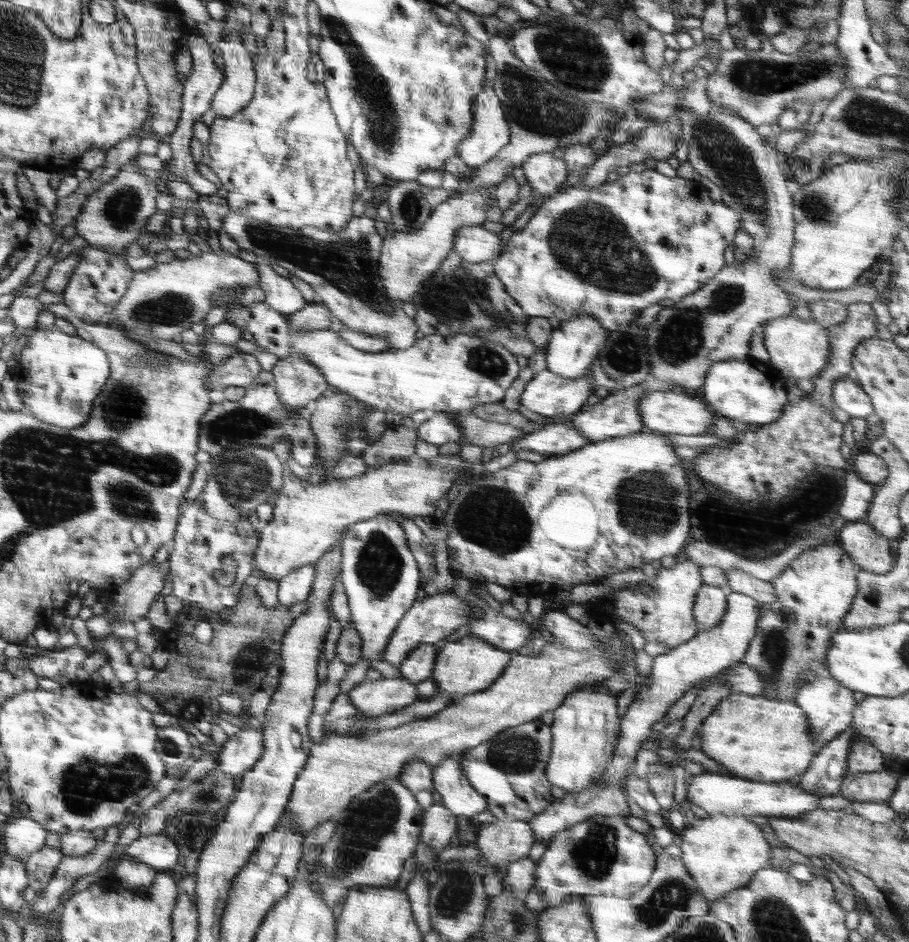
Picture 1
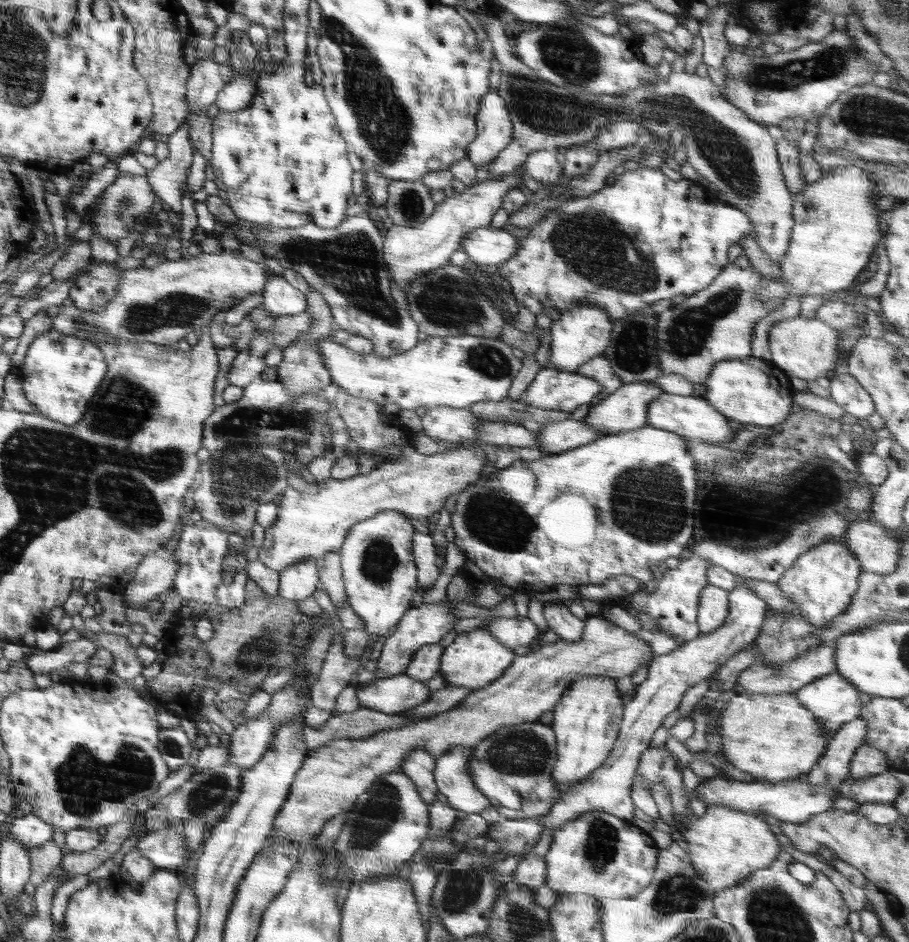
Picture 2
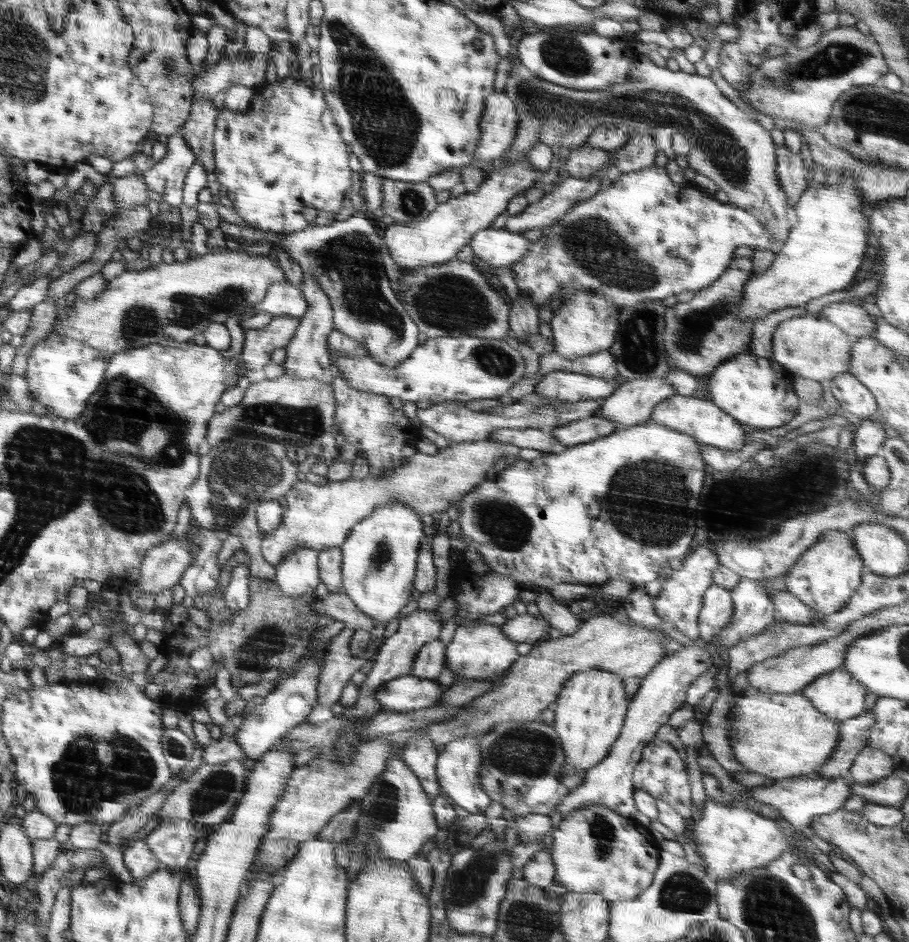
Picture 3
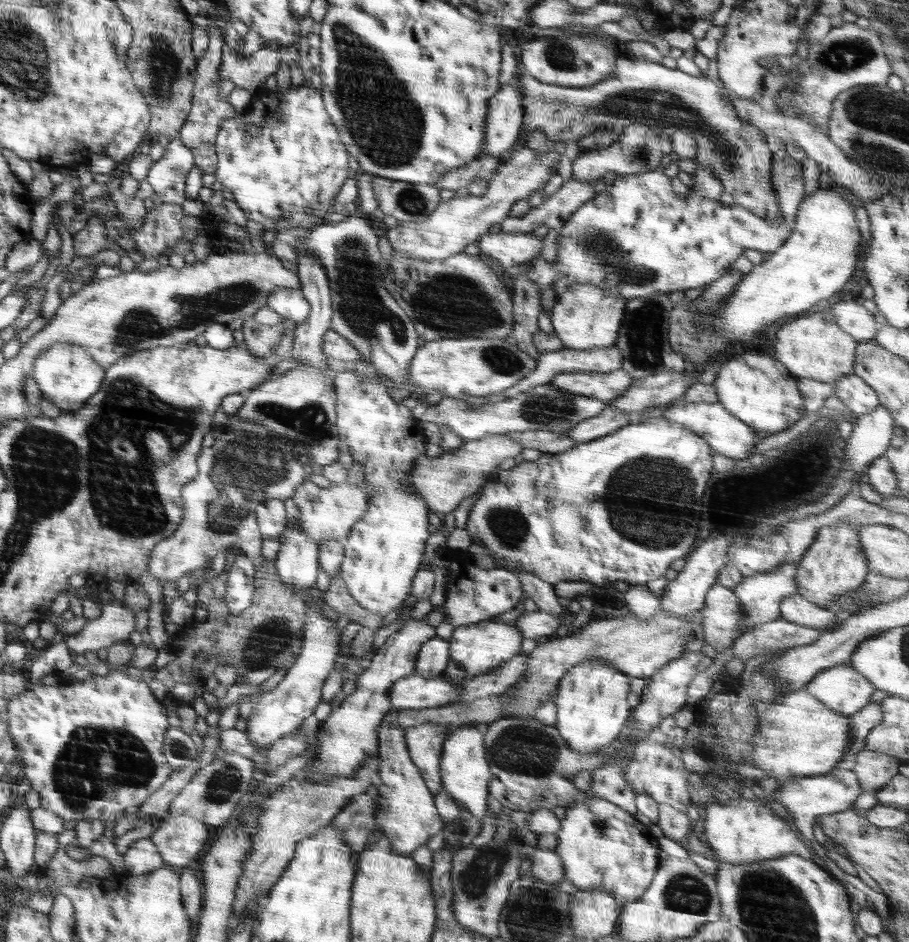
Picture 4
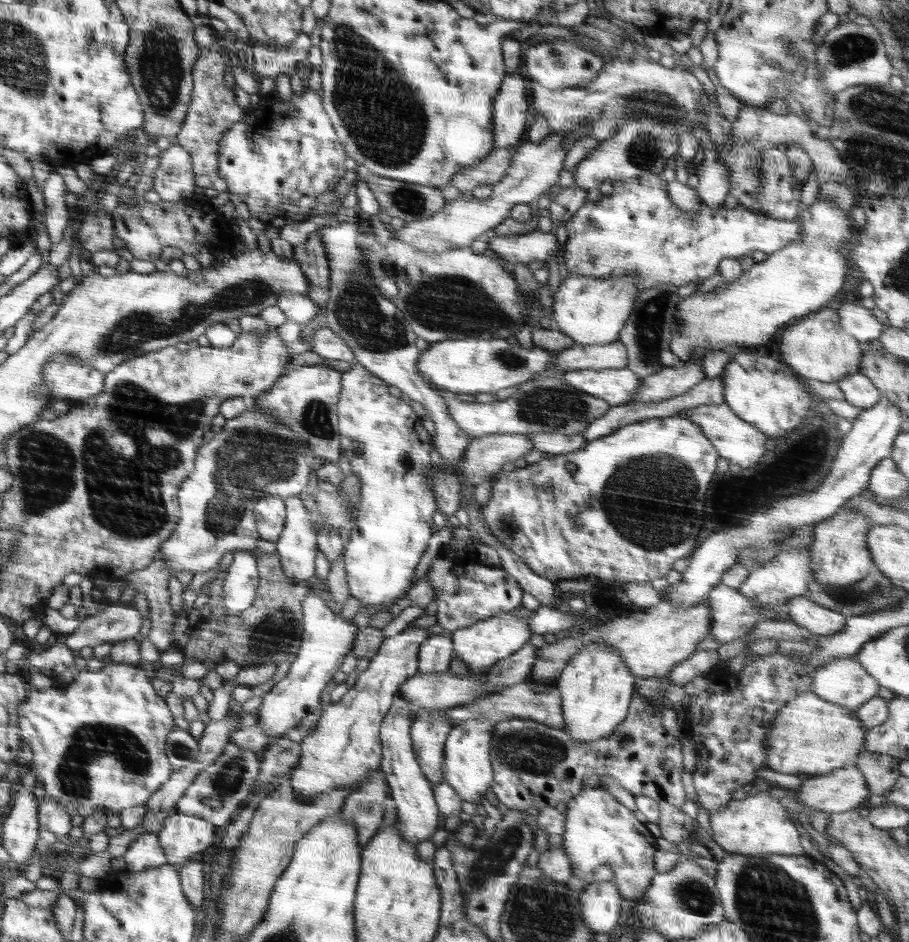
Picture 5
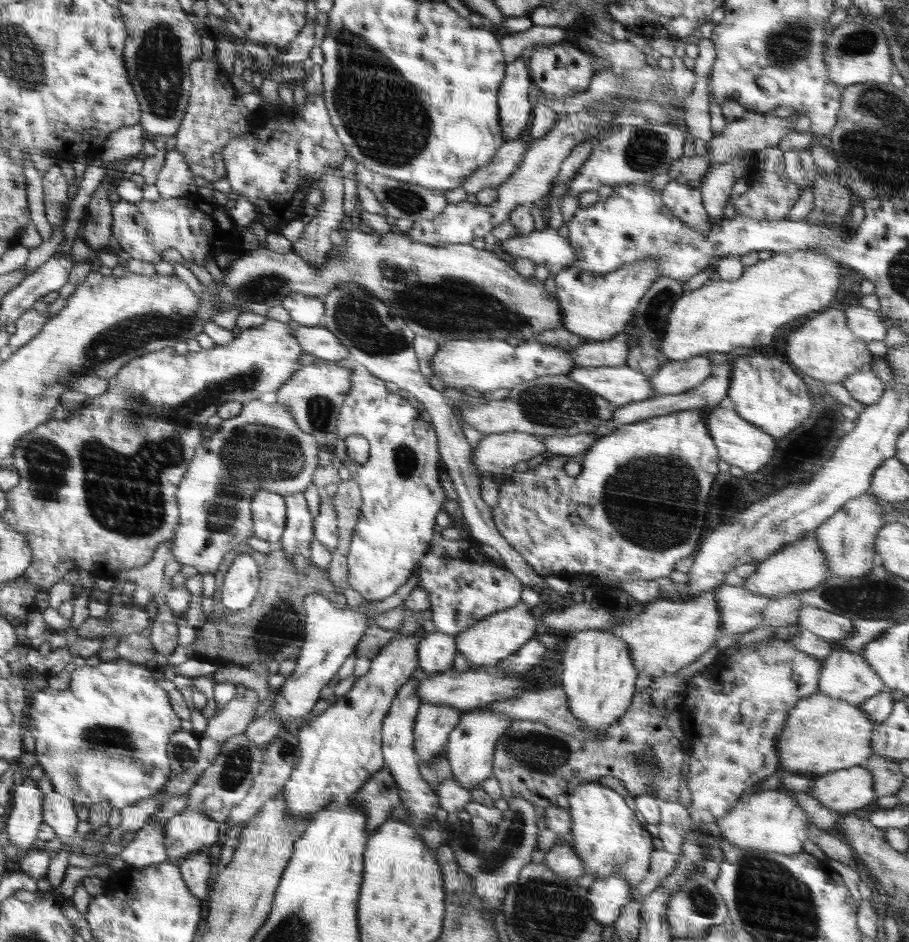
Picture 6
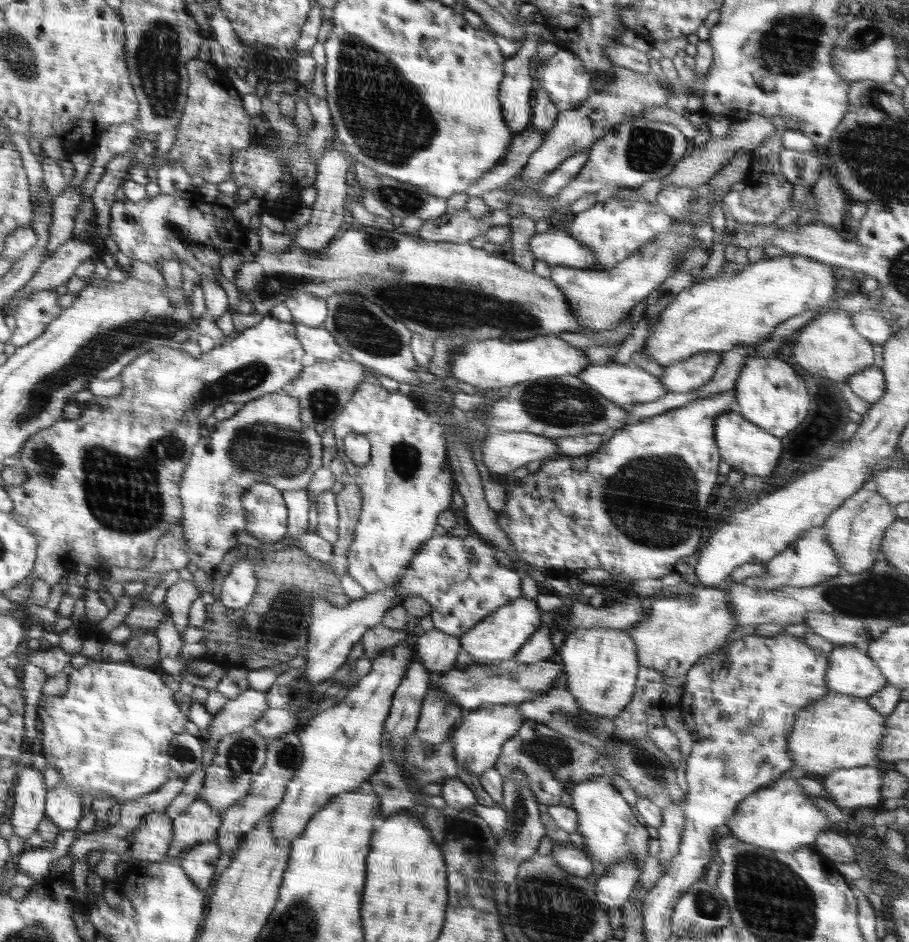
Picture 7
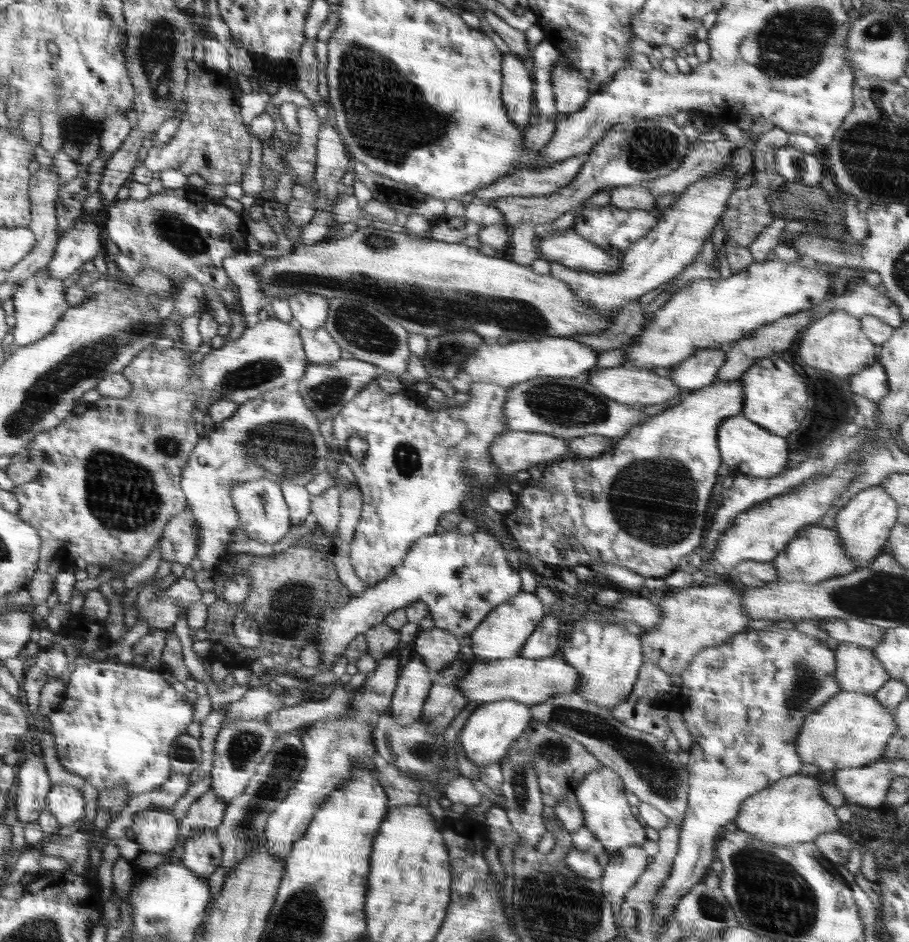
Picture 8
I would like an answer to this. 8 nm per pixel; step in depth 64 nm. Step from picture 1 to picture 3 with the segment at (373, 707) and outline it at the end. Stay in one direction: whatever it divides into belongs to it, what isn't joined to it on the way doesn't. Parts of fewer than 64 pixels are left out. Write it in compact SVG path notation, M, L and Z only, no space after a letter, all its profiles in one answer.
M410 674L386 682L386 686L378 690L376 701L381 704L382 711L409 712L434 707L445 690L435 680Z

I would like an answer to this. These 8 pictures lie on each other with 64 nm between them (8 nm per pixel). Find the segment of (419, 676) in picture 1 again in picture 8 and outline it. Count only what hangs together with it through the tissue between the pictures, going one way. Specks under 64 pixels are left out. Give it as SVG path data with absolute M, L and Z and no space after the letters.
M434 627L428 631L422 631L415 637L416 652L424 665L434 670L448 669L460 658L463 639Z

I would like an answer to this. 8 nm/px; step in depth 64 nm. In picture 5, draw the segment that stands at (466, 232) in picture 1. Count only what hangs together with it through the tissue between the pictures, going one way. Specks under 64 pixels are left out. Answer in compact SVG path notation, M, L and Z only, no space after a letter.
M533 231L533 232L530 232L527 234L518 234L514 237L513 236L496 236L495 238L492 238L492 240L490 240L490 242L488 242L487 248L490 250L491 254L496 253L496 256L499 260L504 260L504 261L510 262L510 264L514 264L514 265L518 262L530 263L532 261L537 261L537 260L546 261L547 259L556 259L558 254L560 254L560 252L563 252L563 258L564 258L564 252L566 252L565 249L560 248L558 242L557 242L556 234L552 234L552 232L541 232L541 231Z

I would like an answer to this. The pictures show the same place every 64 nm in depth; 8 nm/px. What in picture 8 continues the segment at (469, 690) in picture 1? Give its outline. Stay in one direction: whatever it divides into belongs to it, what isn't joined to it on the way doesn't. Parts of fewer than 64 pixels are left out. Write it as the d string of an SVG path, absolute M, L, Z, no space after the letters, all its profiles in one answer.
M520 590L508 602L503 602L491 610L475 631L466 636L464 642L470 644L474 657L480 663L520 657L526 640L540 624L547 610L536 593Z

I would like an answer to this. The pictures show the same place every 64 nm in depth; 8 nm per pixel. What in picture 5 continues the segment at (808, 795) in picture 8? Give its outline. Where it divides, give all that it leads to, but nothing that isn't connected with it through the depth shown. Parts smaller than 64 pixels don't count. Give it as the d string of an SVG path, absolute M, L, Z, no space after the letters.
M755 790L754 795L744 798L744 800L732 799L732 802L724 808L709 816L712 840L729 854L743 854L744 856L805 855L799 841L801 830L796 830L788 811L778 803L777 798L772 797L768 792L758 790Z

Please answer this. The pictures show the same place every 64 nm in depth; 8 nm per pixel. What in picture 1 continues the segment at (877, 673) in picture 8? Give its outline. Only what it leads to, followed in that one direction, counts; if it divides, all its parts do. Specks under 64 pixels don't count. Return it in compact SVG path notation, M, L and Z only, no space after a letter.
M822 670L817 675L817 679L807 683L800 691L798 691L795 703L800 707L808 719L810 719L810 735L813 738L813 743L819 751L827 742L834 740L843 731L848 729L848 726L853 723L854 707L856 700L854 692L840 685L832 675L826 670Z

